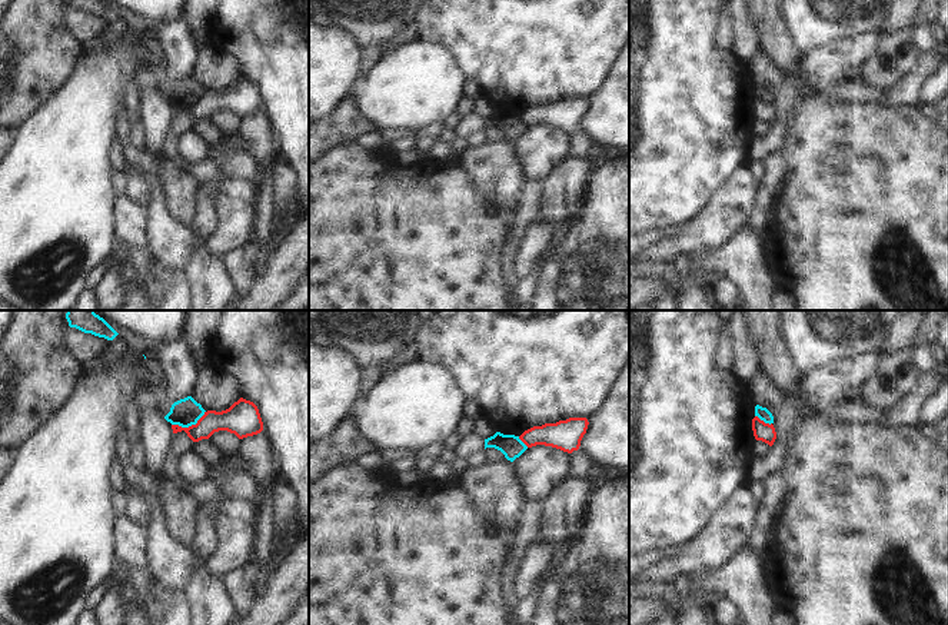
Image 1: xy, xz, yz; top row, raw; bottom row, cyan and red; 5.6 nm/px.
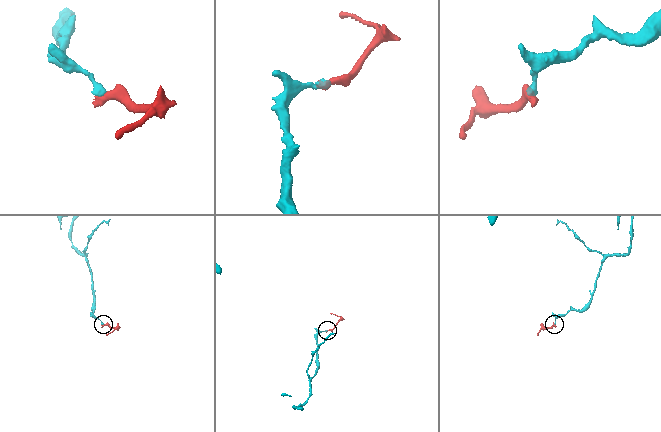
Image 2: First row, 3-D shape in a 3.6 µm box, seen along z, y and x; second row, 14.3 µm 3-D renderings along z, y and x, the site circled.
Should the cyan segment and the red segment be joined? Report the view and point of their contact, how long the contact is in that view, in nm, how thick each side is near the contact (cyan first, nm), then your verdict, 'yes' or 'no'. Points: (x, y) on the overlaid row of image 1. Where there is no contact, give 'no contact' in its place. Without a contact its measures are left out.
xy (189, 425) | 200 nm | 160/140 nm | no

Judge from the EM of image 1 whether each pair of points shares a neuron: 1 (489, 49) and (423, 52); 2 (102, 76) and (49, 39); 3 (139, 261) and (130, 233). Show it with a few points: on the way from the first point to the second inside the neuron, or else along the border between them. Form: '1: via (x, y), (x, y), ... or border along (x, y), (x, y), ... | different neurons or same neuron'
1: border along (418, 37), (426, 42), (439, 42), (463, 70) | different neurons
2: border along (76, 63), (72, 75), (56, 90) | different neurons
3: border along (122, 243), (130, 243), (146, 251) | different neurons

